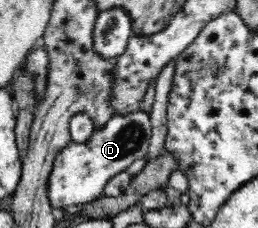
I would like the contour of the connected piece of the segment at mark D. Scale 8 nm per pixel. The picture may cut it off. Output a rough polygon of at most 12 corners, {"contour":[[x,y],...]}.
{"contour":[[151,117],[113,118],[54,159],[50,206],[74,209],[146,157]]}

